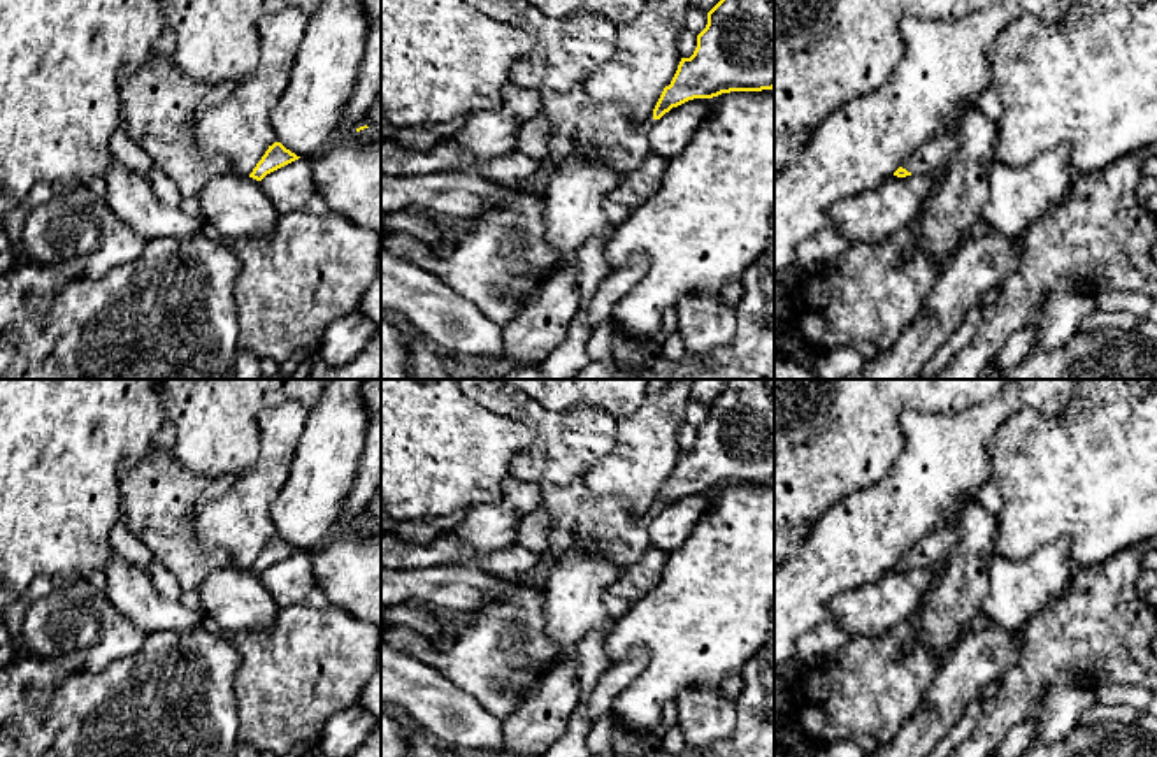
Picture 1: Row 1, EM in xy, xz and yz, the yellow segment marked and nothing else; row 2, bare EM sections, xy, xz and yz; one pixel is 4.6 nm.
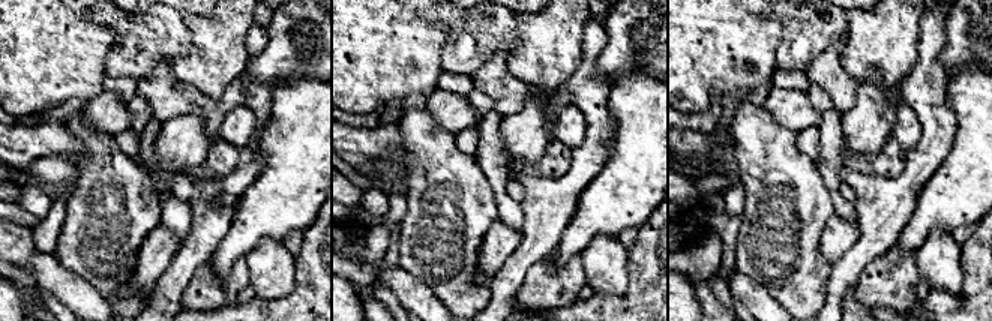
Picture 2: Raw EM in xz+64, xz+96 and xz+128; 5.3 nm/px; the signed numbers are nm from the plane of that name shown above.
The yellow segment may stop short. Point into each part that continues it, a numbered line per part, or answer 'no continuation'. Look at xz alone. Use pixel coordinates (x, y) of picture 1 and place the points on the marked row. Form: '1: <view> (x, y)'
no continuation

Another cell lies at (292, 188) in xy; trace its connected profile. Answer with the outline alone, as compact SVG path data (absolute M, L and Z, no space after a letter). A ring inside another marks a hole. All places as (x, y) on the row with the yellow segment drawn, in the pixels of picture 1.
M298 158L267 174L260 181L260 186L281 214L323 214L328 211L327 202L316 188L311 160L307 158Z

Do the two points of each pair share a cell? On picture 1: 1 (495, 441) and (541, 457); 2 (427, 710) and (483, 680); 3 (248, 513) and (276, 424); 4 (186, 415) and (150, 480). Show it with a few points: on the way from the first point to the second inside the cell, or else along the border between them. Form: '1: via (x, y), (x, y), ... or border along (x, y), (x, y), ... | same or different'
1: border along (506, 415), (534, 436), (508, 475) | different
2: border along (431, 666), (438, 668), (497, 715) | different
3: via (255, 490), (273, 468), (276, 446) | same
4: border along (165, 420), (174, 434), (176, 461), (194, 473) | different

